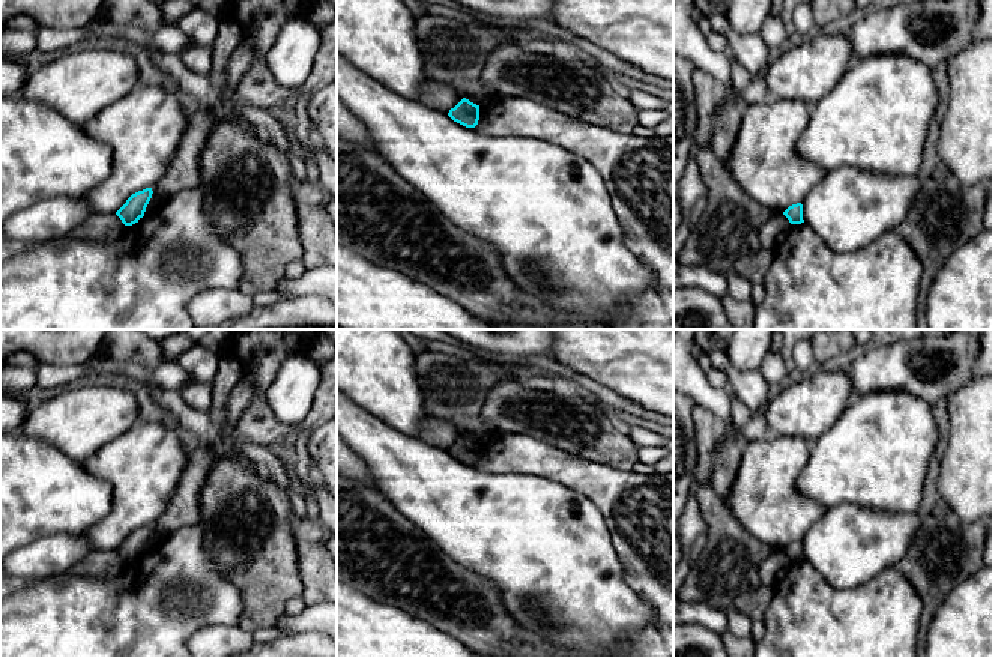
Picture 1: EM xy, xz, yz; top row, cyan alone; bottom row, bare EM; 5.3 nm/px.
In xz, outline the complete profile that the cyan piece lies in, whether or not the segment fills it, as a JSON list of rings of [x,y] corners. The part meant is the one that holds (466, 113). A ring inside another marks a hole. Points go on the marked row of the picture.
[[[463,98],[454,108],[449,110],[448,116],[466,128],[475,128],[479,120],[479,105]]]

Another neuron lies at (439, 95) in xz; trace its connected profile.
[[[430,80],[424,87],[422,93],[416,98],[422,105],[436,108],[443,113],[449,113],[463,96],[458,90],[445,81]]]

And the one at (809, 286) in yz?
[[[806,223],[792,224],[765,275],[765,295],[755,307],[753,329],[915,329],[921,278],[920,260],[908,241],[894,232],[845,254],[833,251]]]

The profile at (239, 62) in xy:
[[[242,36],[240,44],[236,47],[225,66],[225,84],[230,92],[237,92],[239,81],[248,71],[251,60],[253,50],[248,45],[246,39]]]

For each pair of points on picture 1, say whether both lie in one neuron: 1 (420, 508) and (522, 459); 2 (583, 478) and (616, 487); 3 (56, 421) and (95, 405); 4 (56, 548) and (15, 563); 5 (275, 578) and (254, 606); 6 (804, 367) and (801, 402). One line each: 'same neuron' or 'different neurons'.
1: different neurons
2: same neuron
3: same neuron
4: same neuron
5: same neuron
6: different neurons

